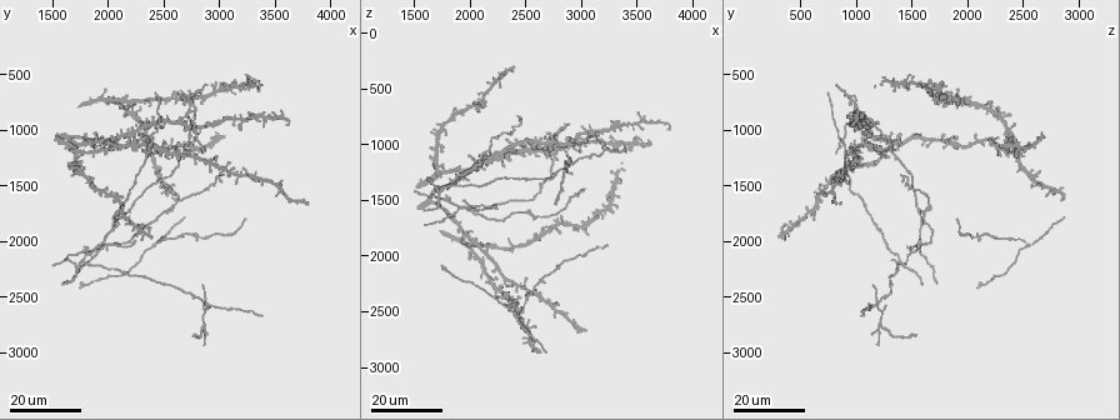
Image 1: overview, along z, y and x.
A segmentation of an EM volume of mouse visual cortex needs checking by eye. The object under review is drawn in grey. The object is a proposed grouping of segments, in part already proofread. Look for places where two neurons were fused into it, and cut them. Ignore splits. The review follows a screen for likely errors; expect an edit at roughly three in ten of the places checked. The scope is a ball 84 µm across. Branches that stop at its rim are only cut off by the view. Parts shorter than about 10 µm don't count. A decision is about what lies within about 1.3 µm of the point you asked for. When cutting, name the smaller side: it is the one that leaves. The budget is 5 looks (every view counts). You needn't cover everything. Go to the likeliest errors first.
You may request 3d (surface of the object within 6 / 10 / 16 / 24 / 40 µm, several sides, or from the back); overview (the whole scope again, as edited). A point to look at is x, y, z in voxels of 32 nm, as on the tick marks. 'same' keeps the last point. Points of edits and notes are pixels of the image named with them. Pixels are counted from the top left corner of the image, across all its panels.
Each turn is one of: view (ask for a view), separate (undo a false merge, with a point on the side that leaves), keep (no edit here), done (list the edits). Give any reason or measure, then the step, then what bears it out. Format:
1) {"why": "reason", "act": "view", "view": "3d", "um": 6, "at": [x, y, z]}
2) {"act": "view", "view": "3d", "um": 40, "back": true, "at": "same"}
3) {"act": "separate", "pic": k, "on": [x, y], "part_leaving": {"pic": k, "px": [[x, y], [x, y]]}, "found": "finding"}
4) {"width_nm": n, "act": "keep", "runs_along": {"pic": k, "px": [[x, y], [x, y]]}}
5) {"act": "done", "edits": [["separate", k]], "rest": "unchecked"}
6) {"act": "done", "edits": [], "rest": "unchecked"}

{"act": "view", "view": "3d", "um": 16, "at": [2860, 2560, 1180]}

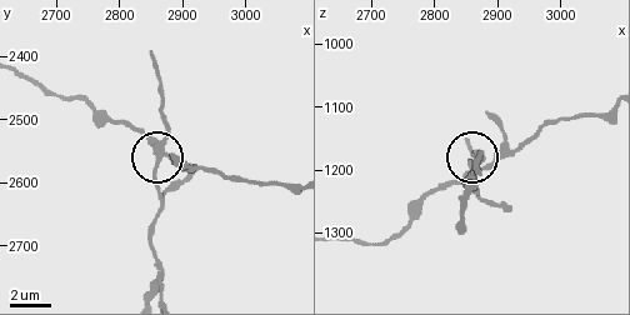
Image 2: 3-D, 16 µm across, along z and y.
{"act": "view", "view": "3d", "um": 10, "at": "same"}

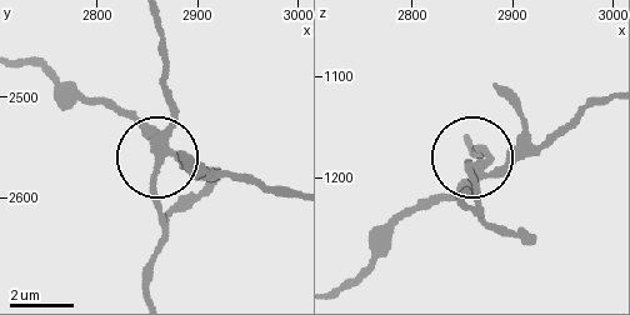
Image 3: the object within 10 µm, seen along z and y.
{"arms": 4, "act": "separate", "pic": 3, "on": [155, 191], "part_leaving": {"pic": 3, "px": [[161, 148], [153, 169], [161, 241], [148, 290]]}, "found": "two neurons meet here"}

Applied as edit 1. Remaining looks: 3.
{"why": "redraw", "act": "view", "view": "overview"}

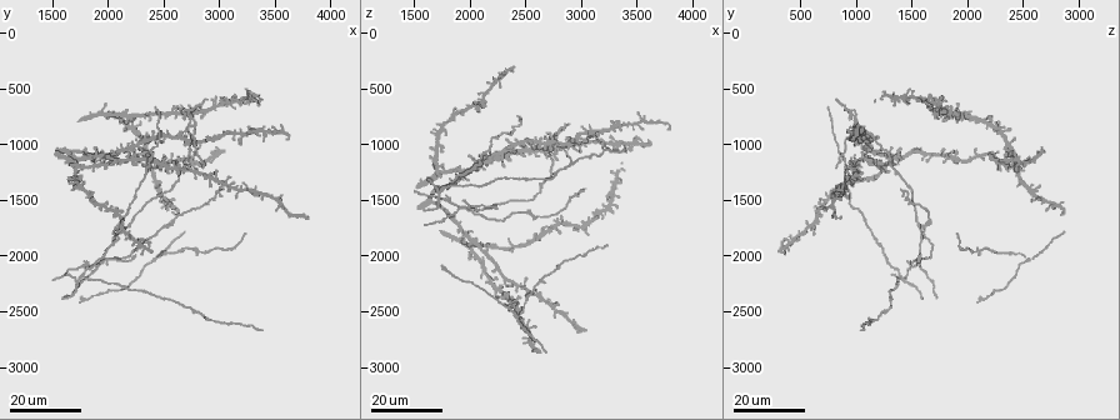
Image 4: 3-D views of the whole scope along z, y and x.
{"why": "four or more arms meet", "act": "view", "view": "3d", "um": 24, "at": [2740, 760, 980]}

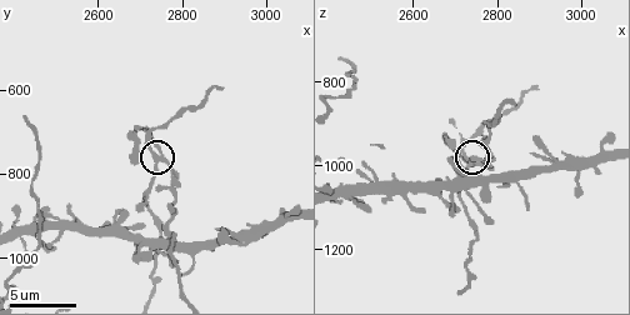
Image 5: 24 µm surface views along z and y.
{"act": "view", "view": "3d", "um": 10, "at": [2755, 770, 1000]}

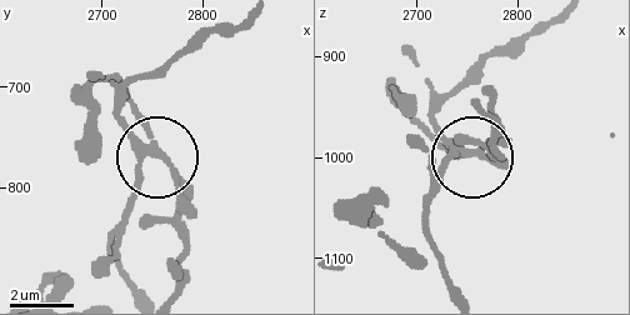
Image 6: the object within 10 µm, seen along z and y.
{"arms": 5, "act": "separate", "pic": 6, "on": [131, 105], "found": "two neurons meet here"}

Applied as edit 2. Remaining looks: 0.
{"act": "done", "edits": [["separate", 3], ["separate", 6]], "rest": "unchecked"}

